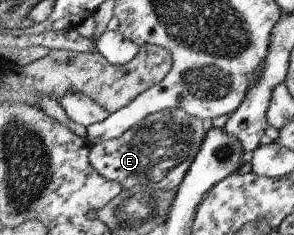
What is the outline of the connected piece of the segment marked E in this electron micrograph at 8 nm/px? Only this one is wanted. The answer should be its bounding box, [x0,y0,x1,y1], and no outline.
[88,108,208,193]

